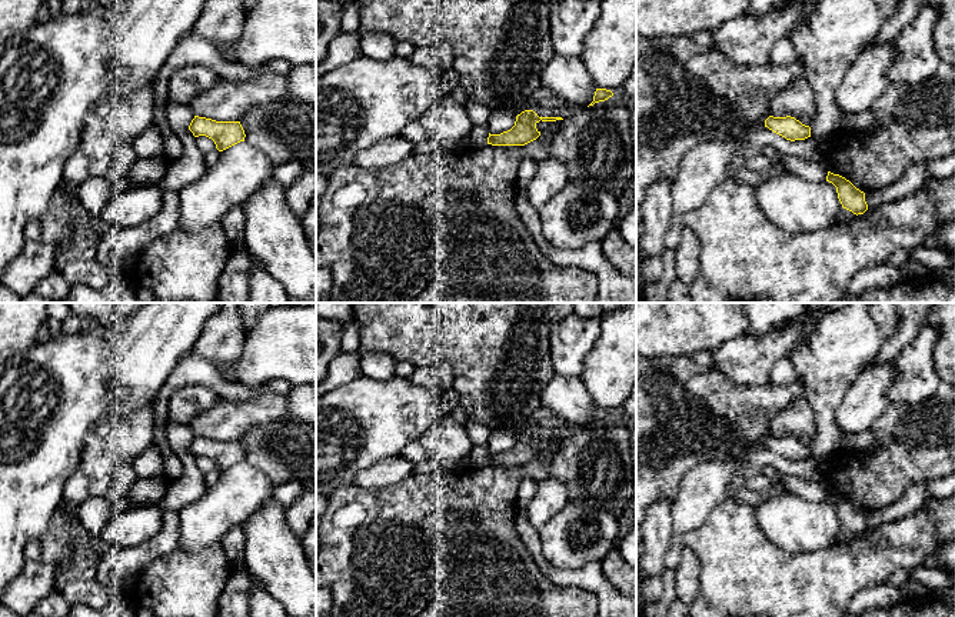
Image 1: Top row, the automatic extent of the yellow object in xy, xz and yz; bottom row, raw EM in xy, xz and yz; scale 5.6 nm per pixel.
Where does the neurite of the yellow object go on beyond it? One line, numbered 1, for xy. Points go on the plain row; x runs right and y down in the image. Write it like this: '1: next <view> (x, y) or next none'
1: next none

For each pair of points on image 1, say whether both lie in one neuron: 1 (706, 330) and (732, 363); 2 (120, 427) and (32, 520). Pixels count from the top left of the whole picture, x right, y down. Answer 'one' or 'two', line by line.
1: two
2: two

